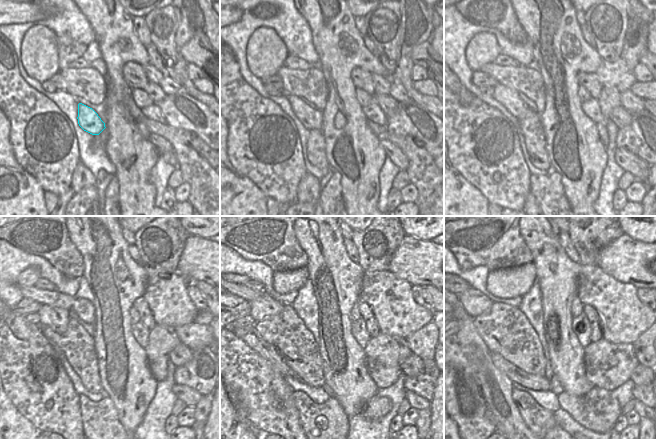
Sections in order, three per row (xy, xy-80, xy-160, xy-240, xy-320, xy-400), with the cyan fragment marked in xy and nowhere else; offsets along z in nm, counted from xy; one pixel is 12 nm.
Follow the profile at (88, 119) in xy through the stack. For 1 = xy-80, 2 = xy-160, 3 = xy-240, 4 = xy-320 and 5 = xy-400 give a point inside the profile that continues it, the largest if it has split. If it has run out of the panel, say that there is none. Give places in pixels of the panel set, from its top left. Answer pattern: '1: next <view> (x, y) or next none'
1: next xy-80 (311, 118)
2: next xy-160 (509, 98)
3: next xy-240 (57, 319)
4: next xy-320 (260, 308)
5: next xy-400 (475, 303)

